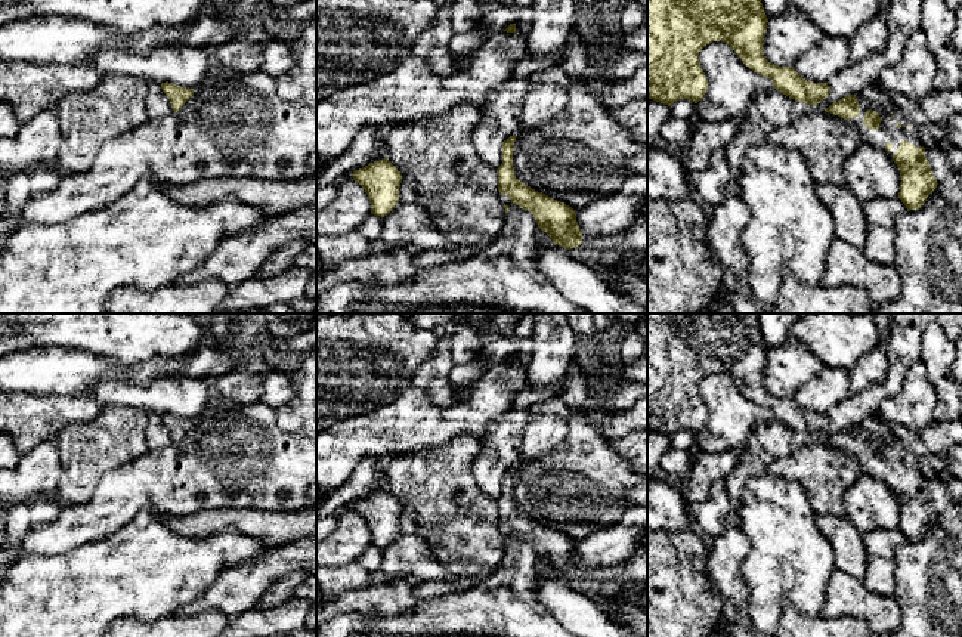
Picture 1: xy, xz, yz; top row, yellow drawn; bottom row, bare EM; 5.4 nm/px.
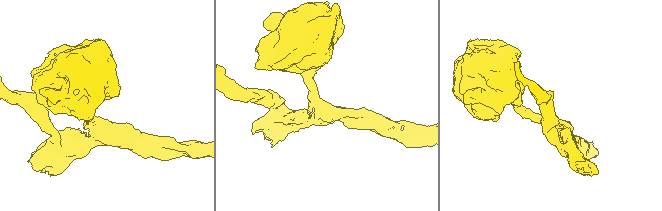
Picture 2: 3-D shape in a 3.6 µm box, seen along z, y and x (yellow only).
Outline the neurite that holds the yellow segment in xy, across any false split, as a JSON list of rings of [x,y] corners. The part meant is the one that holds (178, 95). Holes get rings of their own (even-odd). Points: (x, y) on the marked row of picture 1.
[[[168,81],[161,83],[161,89],[170,99],[174,112],[177,112],[195,92],[194,89],[180,87]]]

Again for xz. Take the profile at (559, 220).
[[[514,134],[502,142],[502,164],[497,170],[499,200],[508,207],[531,211],[538,228],[553,239],[554,245],[567,250],[579,247],[582,232],[576,222],[576,210],[536,192],[516,177],[513,167],[514,142]]]

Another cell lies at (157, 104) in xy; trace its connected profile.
[[[148,81],[148,93],[145,99],[146,112],[149,120],[166,117],[173,111],[170,99],[161,89],[161,83]]]

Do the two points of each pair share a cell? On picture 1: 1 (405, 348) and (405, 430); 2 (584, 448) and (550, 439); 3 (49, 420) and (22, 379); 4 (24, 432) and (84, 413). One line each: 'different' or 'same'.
1: different
2: different
3: different
4: same

